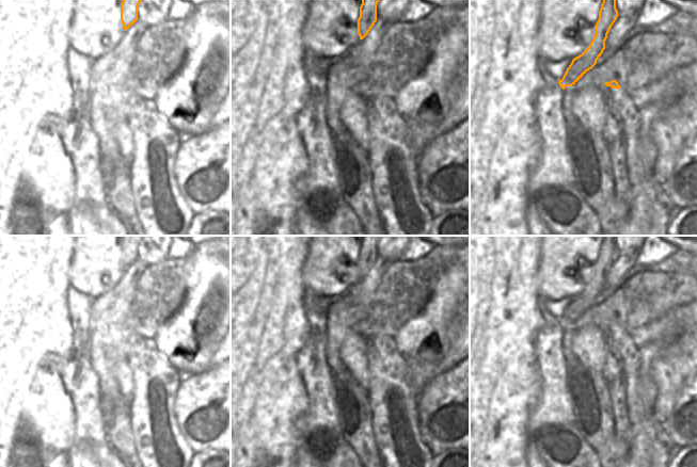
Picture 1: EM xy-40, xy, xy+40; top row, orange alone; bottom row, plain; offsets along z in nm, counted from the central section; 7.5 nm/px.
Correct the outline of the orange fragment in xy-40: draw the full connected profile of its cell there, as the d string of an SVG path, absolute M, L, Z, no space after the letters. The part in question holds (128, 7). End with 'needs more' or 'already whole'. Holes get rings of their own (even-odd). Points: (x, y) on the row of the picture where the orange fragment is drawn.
M123 0L121 4L121 21L126 31L138 20L138 6L141 0Z; already whole

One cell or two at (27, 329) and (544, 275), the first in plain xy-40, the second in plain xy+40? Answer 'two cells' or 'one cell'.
two cells

